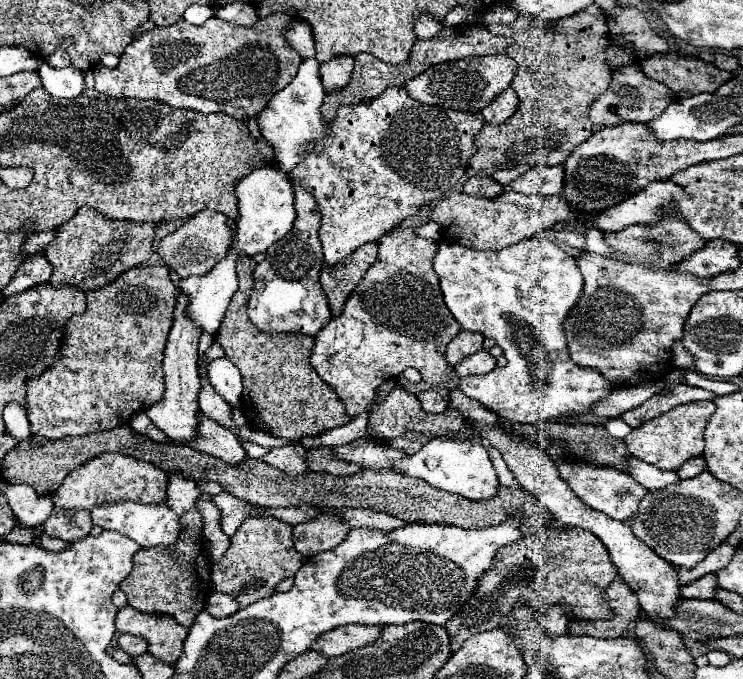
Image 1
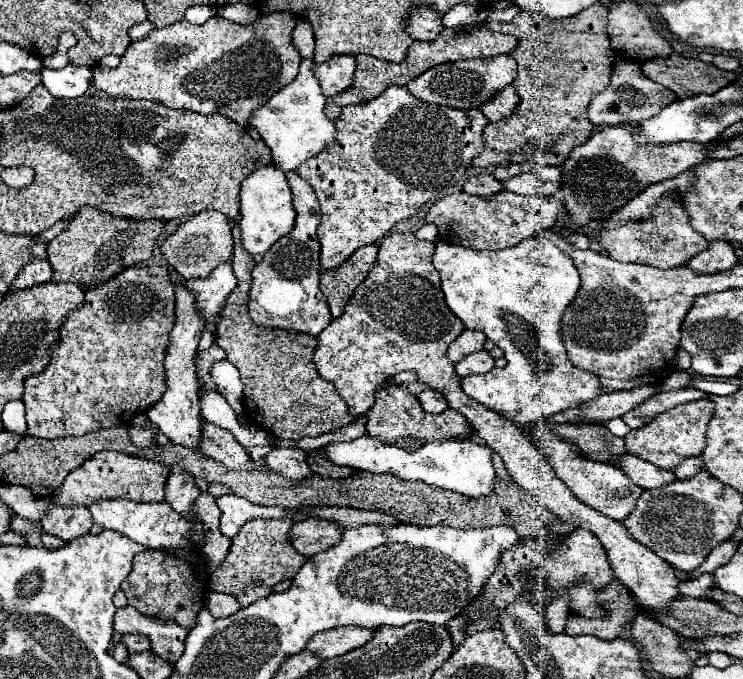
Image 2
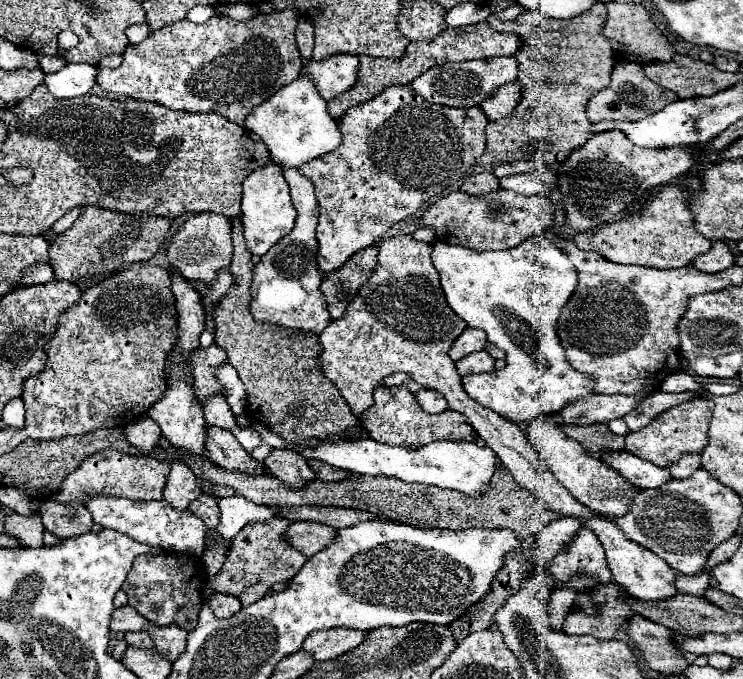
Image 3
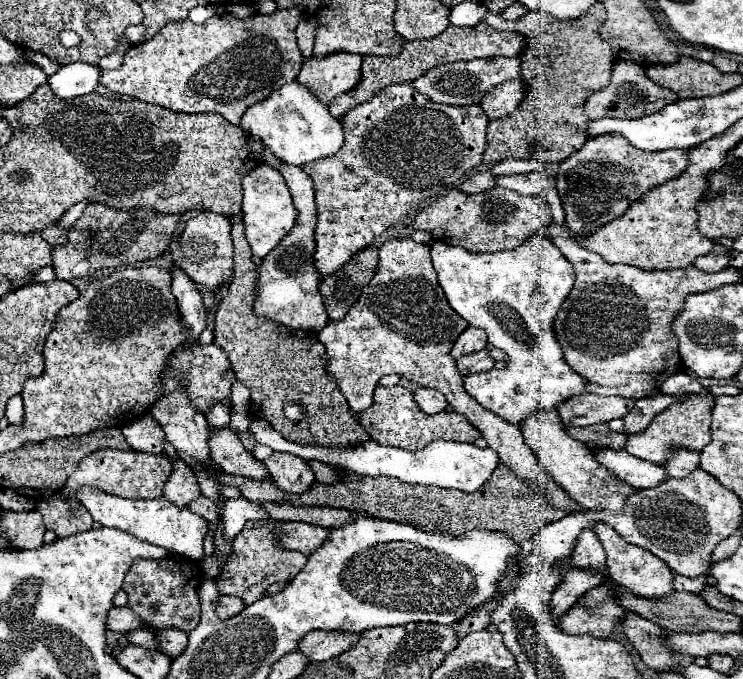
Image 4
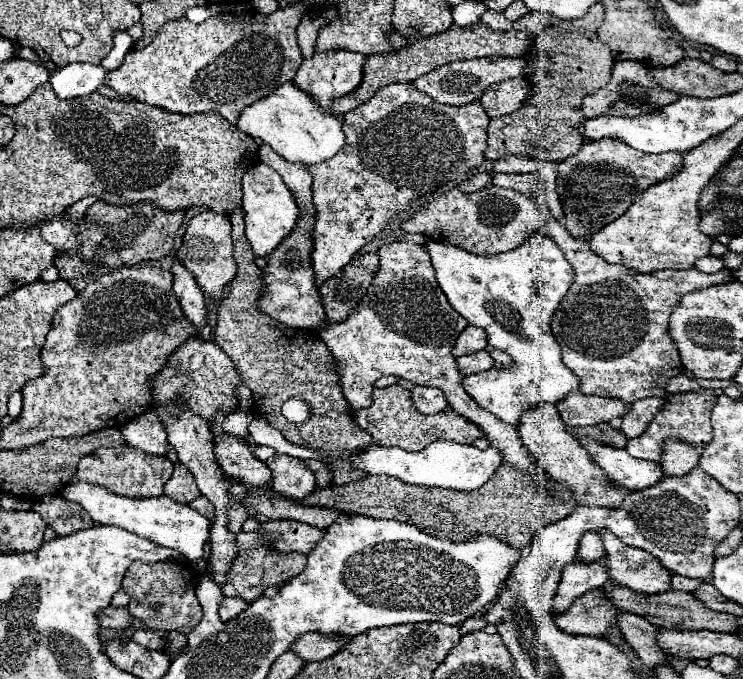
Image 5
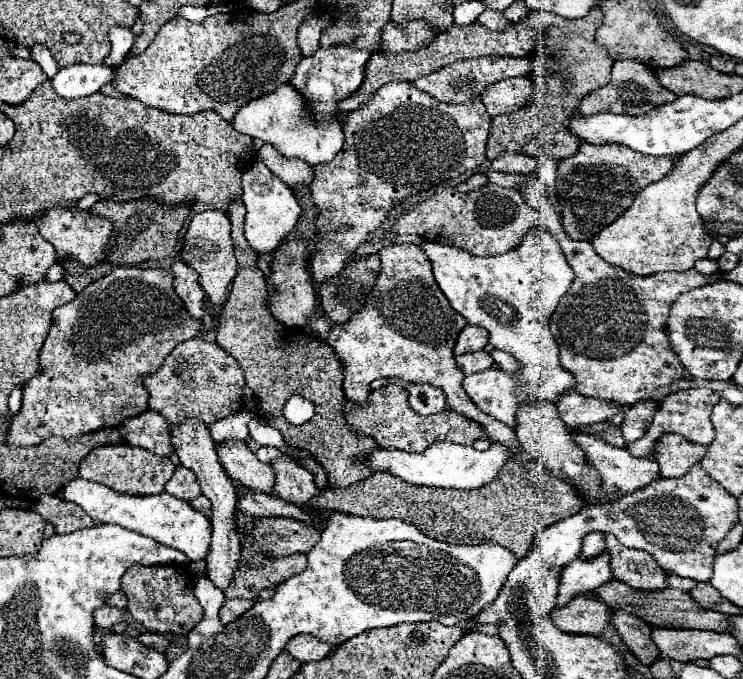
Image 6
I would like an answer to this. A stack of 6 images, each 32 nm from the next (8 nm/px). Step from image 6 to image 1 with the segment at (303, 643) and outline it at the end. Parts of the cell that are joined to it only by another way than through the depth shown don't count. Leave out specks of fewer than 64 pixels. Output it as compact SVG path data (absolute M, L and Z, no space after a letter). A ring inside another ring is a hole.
M366 624L340 626L318 636L316 642L312 644L312 650L326 654L328 658L334 658L354 648L362 648L364 644L370 644L372 640L376 640L376 636L380 636L380 632L382 632L382 626L366 626Z

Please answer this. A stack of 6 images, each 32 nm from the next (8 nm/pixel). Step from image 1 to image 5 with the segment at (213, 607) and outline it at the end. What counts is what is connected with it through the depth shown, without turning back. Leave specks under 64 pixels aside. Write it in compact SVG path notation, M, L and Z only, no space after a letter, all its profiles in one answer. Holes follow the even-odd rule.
M224 596L222 604L220 604L220 608L218 608L218 614L220 614L220 618L222 618L224 622L228 622L228 620L236 618L236 616L238 616L242 610L246 610L246 608L248 608L248 604L246 604L244 600Z

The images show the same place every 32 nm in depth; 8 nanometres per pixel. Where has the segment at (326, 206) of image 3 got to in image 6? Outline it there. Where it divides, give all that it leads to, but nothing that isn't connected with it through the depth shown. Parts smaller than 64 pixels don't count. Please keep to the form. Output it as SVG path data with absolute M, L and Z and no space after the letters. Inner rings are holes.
M390 82L386 86L382 86L372 98L368 104L364 104L364 108L358 108L350 114L344 116L342 120L342 130L344 130L344 136L346 136L346 142L342 146L342 150L336 154L336 158L332 162L324 162L324 164L316 164L312 166L314 170L314 180L310 184L310 190L312 190L312 200L314 204L318 206L320 214L318 214L318 220L316 220L316 228L318 228L318 244L316 244L316 254L314 254L314 268L312 268L312 274L314 274L314 280L320 284L320 282L326 282L328 278L332 278L334 274L338 274L344 264L350 260L350 254L356 252L358 246L362 246L364 242L370 240L370 234L374 234L378 228L382 228L382 224L388 220L388 216L398 208L402 206L402 202L406 202L408 198L412 196L418 196L422 192L432 192L434 188L450 182L450 180L456 180L460 174L468 172L468 170L476 170L482 166L482 162L486 160L486 138L488 138L488 128L490 128L490 116L482 104L480 98L474 98L472 102L466 102L466 104L444 104L444 102L438 102L436 98L428 96L426 92L418 90L412 82Z

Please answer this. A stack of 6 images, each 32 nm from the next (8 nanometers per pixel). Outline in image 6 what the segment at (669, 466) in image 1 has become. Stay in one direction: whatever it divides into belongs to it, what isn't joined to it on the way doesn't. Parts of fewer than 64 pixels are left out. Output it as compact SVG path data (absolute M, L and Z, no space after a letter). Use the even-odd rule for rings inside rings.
M696 386L696 388L690 388L690 390L668 394L660 402L658 412L656 412L650 428L646 430L646 434L640 440L634 440L632 444L628 444L628 452L636 458L654 458L656 460L656 450L654 450L656 442L660 440L660 436L666 436L666 434L672 434L672 432L682 434L692 444L708 446L714 440L714 428L712 428L712 422L710 422L710 414L712 414L712 408L718 400L720 400L720 394L710 390L710 388L704 388L704 386Z

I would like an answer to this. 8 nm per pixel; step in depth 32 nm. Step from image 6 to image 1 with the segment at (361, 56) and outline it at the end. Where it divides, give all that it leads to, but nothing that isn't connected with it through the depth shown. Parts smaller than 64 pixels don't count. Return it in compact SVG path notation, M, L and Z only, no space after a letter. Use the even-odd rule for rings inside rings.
M334 56L332 60L324 62L320 66L320 76L326 92L334 92L336 88L342 88L344 84L348 84L352 68L354 68L352 56Z

